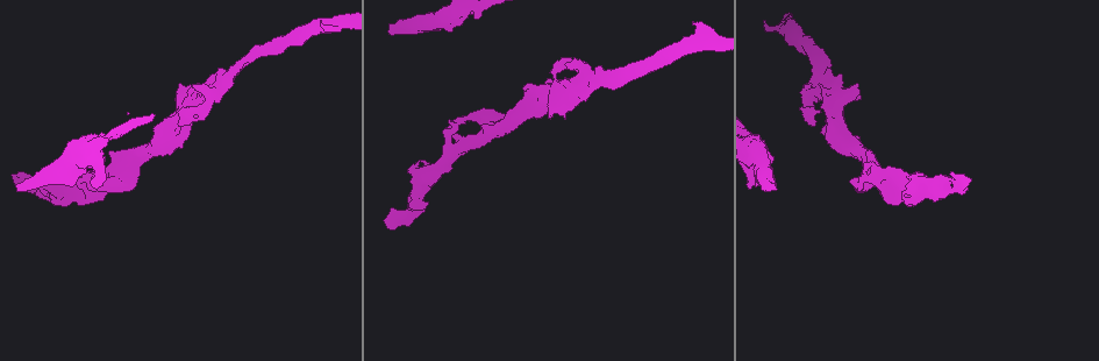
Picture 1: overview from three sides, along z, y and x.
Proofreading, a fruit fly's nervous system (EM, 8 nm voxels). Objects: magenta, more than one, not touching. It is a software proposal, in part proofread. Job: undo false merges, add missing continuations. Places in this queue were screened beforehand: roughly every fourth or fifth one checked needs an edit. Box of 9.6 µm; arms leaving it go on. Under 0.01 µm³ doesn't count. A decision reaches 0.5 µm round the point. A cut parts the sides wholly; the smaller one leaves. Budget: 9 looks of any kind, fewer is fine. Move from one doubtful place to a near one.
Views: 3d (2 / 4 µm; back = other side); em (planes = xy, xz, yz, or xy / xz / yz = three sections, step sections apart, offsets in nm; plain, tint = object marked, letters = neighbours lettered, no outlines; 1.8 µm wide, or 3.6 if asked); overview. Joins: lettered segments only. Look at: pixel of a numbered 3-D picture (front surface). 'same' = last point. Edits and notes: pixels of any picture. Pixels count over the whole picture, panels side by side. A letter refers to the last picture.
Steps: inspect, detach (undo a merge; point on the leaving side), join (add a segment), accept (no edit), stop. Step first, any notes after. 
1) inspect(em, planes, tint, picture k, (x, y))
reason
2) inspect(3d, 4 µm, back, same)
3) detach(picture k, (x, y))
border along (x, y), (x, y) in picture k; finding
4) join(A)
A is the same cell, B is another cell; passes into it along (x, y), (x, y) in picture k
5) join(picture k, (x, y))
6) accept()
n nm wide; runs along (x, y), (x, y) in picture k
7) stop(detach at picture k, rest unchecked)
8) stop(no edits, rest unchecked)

inspect(3d, 2 µm, picture 1, (959, 176))
branch stops here

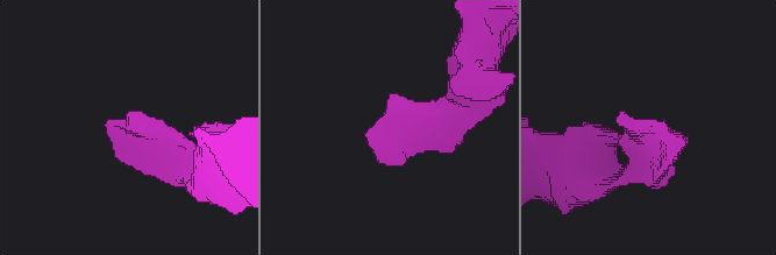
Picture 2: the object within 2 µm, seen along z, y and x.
inspect(em, 3.6 µm, xy, step 16, letters, picture 2, (374, 127))

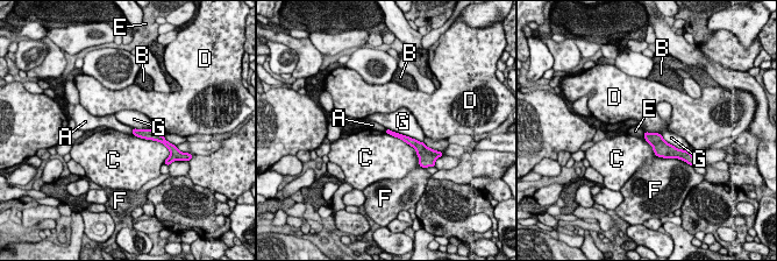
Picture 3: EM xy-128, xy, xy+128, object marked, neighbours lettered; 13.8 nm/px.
inspect(em, 3.6 µm, planes, letters, same)
cut it another way

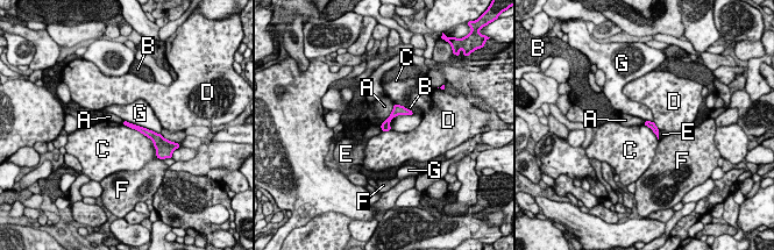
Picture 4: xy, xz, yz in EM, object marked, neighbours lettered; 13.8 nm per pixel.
accept()
A, B, C, D, E, F and G are other cells; runs along (407, 112), (396, 112), (384, 128) in picture 4; none of them fits

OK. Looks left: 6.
inspect(em, planes, tint, picture 1, (776, 189))
stops while still wide

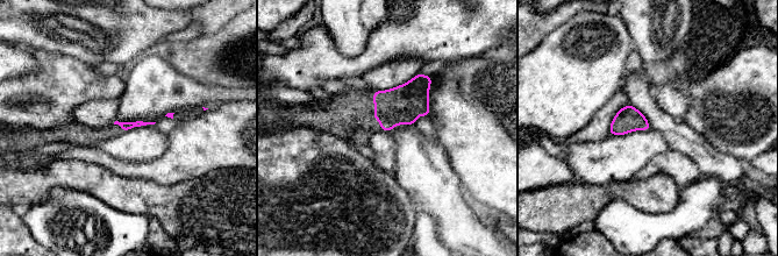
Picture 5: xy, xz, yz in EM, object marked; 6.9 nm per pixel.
inspect(em, planes, letters, same)
see the neighbours

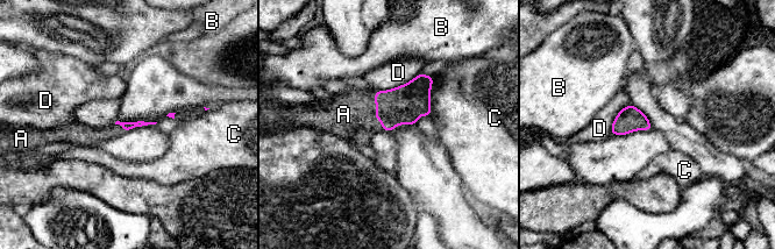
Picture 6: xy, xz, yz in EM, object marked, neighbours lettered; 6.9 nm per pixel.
join(A)
A is the same cell, B, C and D are other cells; passes into it along (405, 104), (376, 112), (343, 114) in picture 6; the neuron continues

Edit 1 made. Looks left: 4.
inspect(em, yz, step 8, letters, picture 1, (190, 108))
touches itself

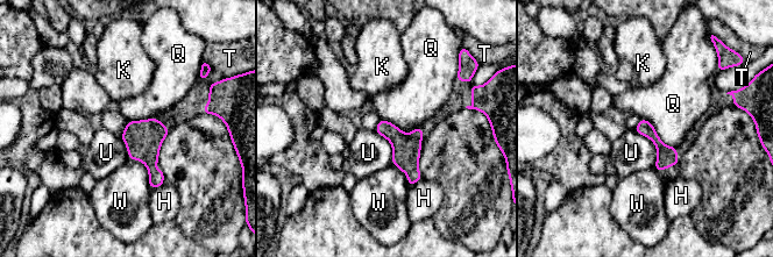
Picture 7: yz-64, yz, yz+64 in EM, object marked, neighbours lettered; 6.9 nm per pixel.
accept()
Q touches over 320 nm; H, K, Q, T, U and W are other cells; border along (642, 118), (664, 143), (675, 148) in picture 7; one neuron here

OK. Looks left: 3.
inspect(em, planes, letters, picture 1, (466, 144))
sudden change in width

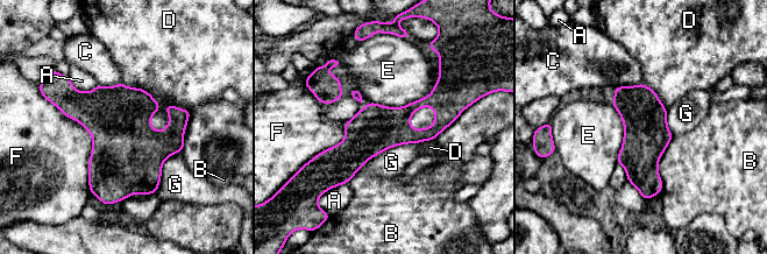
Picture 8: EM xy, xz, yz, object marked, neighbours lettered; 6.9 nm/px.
accept()
F touches over 700 nm; A, B, C, D, E, F and G are other cells; all the same neuron

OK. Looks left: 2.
stop(join at picture 6, rest unchecked)

